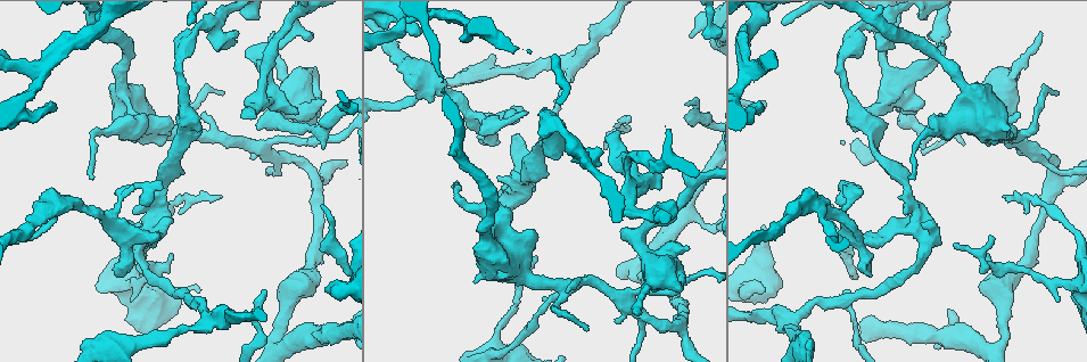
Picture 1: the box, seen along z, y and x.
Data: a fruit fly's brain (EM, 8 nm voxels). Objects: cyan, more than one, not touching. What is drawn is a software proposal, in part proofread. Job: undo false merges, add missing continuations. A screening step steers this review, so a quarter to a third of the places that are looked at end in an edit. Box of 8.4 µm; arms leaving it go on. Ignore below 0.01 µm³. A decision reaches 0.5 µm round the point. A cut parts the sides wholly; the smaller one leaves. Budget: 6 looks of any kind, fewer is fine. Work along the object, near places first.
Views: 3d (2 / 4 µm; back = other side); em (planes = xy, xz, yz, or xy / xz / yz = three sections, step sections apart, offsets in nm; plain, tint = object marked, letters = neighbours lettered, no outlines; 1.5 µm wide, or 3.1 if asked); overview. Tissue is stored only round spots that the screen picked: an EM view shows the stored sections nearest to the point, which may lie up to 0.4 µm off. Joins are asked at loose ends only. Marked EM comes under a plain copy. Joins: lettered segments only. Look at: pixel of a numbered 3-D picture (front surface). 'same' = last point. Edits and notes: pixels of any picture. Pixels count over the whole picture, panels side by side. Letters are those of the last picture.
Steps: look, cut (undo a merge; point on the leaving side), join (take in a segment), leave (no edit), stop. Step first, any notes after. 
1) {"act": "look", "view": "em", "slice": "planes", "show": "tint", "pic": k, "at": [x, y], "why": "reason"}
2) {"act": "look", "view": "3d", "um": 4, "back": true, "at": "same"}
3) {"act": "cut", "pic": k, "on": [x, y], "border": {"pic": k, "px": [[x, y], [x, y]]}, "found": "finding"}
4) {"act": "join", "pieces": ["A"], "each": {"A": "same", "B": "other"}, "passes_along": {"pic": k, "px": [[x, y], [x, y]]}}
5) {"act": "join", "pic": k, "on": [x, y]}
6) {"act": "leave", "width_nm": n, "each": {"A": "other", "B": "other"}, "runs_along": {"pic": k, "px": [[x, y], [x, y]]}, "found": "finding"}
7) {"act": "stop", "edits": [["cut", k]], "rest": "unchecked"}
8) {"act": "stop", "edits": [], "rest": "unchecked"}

{"act": "look", "view": "em", "slice": "xy", "step": 8, "show": "tint", "pic": 1, "at": [681, 289], "why": "stops while still wide"}

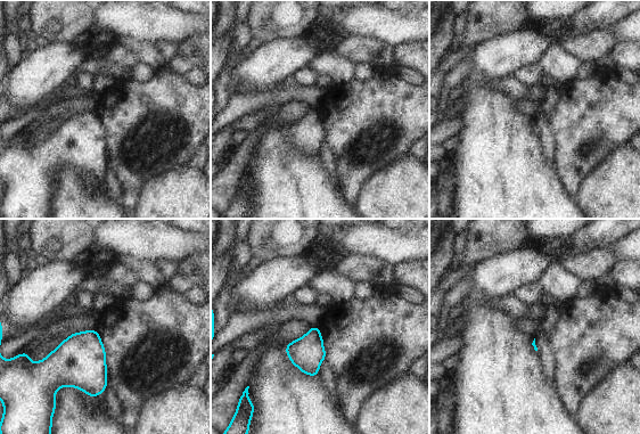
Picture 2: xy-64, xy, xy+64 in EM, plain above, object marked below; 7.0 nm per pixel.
{"act": "look", "view": "em", "slice": "planes", "show": "letters", "at": "same", "why": "cut it another way"}

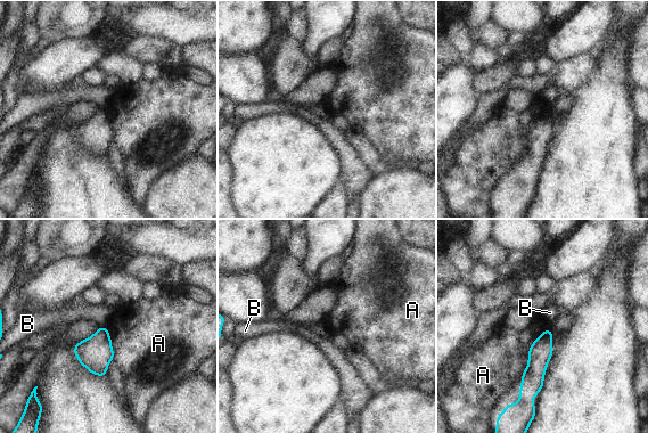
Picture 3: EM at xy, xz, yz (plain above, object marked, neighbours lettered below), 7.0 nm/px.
{"act": "leave", "each": {"A": "other", "B": "other"}, "found": "no lettered segment goes on from it"}

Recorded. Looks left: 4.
{"act": "look", "view": "em", "slice": "planes", "show": "letters", "pic": 1, "at": [589, 329]}

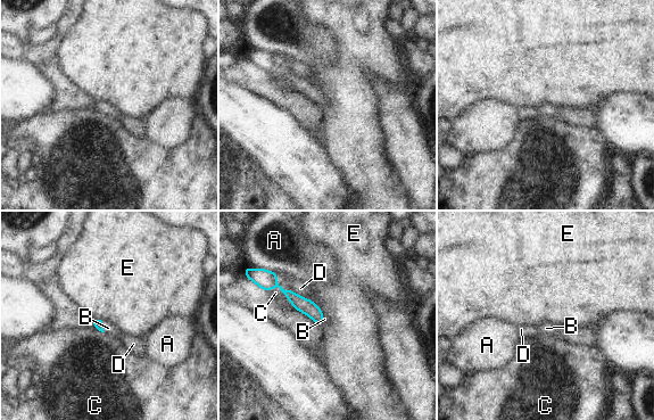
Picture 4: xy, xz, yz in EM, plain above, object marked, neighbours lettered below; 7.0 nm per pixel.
{"act": "join", "pic": 4, "on": [108, 328], "each": {"A": "other", "B": "same", "C": "other", "D": "other", "E": "other"}, "found": "the neuron continues"}

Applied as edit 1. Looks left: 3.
{"act": "look", "view": "3d", "um": 4, "pic": 1, "at": [311, 126], "why": "thin neck"}

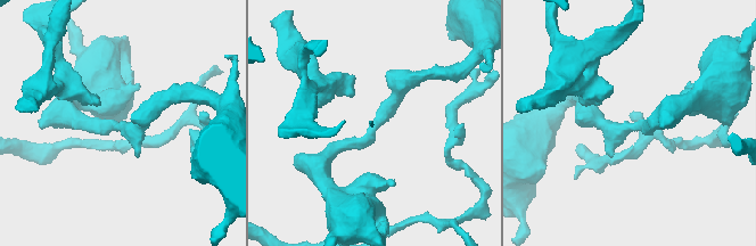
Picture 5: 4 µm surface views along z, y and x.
{"act": "look", "view": "em", "slice": "xy", "step": 4, "show": "letters", "pic": 5, "at": [118, 124], "arm_widths_nm": [240, 280], "why": "shape alone is not enough"}

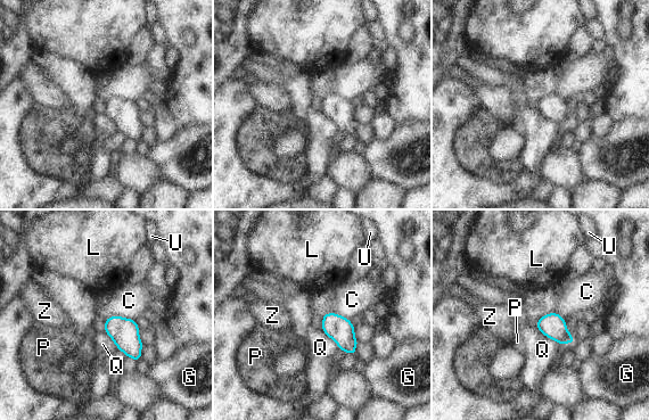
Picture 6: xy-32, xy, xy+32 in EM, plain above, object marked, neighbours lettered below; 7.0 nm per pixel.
{"act": "leave", "width_nm": 110, "each": {"C": "other", "G": "other", "L": "other", "P": "other", "Q": "other", "U": "other", "Z": "other"}, "found": "all the same neuron"}

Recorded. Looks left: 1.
{"act": "stop", "edits": [["join", 4]], "rest": "unchecked"}

